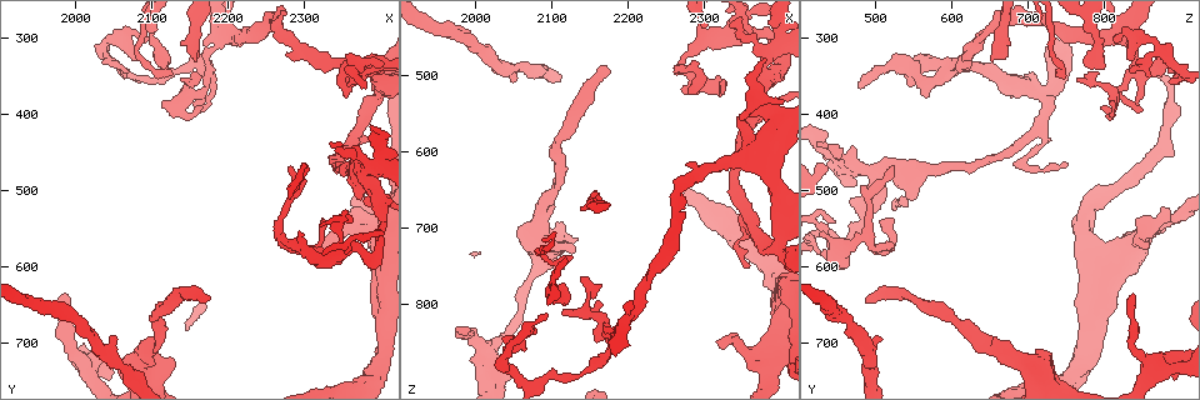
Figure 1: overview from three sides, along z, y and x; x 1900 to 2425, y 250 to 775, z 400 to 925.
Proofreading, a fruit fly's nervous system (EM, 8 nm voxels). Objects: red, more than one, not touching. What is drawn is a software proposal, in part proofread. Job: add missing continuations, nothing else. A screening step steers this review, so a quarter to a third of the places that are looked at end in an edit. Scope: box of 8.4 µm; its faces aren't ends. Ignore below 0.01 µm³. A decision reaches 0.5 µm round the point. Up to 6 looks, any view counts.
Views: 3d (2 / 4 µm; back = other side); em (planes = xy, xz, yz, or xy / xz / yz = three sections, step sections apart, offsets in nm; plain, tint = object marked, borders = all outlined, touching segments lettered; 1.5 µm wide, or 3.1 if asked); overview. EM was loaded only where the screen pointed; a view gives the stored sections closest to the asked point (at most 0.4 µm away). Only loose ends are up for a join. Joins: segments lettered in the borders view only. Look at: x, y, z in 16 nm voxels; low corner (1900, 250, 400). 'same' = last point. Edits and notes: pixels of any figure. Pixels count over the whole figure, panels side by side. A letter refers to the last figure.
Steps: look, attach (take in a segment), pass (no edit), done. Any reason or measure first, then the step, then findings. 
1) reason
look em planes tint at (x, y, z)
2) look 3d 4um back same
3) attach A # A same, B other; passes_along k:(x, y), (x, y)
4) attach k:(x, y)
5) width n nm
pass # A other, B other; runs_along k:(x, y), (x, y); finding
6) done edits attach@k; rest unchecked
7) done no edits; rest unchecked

tapers out
look 3d 4um at (2270, 570, 520)

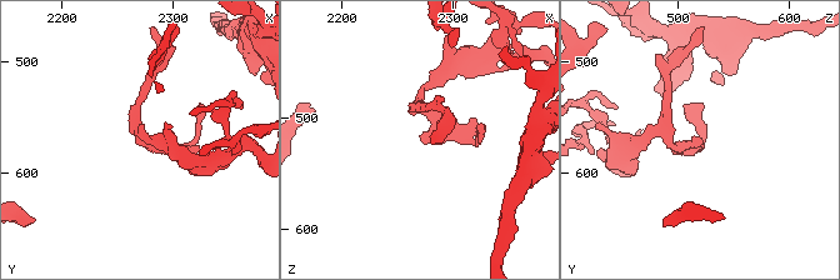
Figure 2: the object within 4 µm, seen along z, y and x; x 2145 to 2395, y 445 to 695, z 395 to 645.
look em planes plain at (2272, 572, 518)

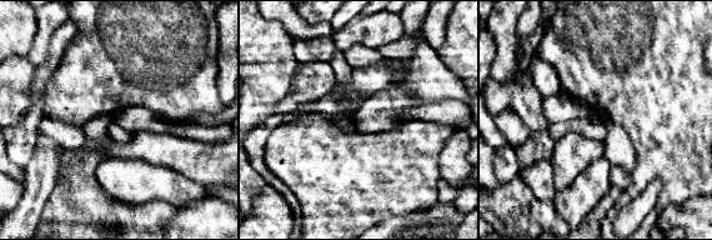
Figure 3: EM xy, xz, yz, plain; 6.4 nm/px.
what lies round it
look em planes borders same

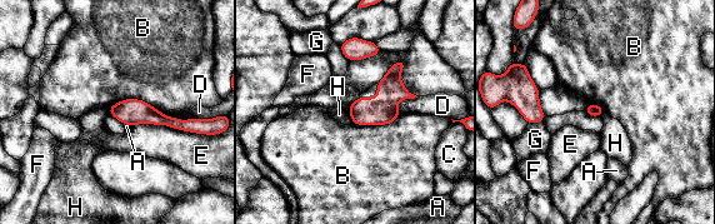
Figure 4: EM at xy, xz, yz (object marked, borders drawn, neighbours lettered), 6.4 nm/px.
width 80 nm
pass # A other, B other, C other, D other, E other, F other, G other, H other; runs_along 4:(111, 110), (140, 112), (189, 127); no lettered segment goes on from it

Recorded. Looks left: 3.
look em 3.1um planes borders at (1985, 635, 835)

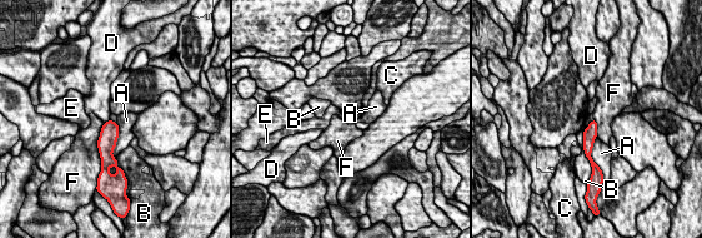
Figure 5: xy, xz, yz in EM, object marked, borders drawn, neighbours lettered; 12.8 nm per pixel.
pass # A other, B other, C other, D other, E other, F other; border 5:(109, 119), (104, 123); no lettered segment goes on from it

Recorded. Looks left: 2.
an open end
look em planes plain at (2125, 730, 730)

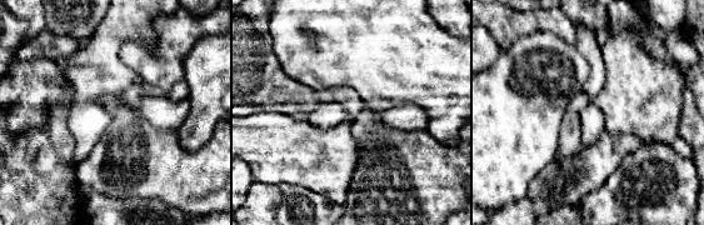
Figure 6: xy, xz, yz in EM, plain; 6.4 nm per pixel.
look em planes borders same

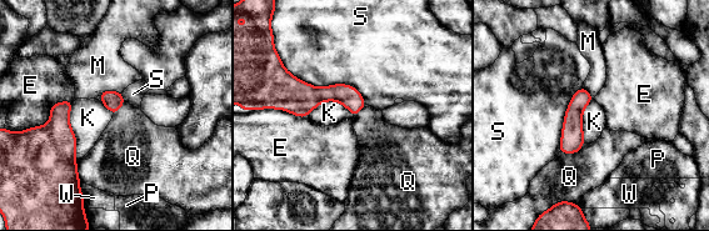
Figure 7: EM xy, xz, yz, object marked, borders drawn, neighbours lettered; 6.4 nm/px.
longest_contact S 600 nm
pass # E other, K other, M other, P other, Q other, S other, W other; none of them fits

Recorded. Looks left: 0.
done no edits; rest unchecked

